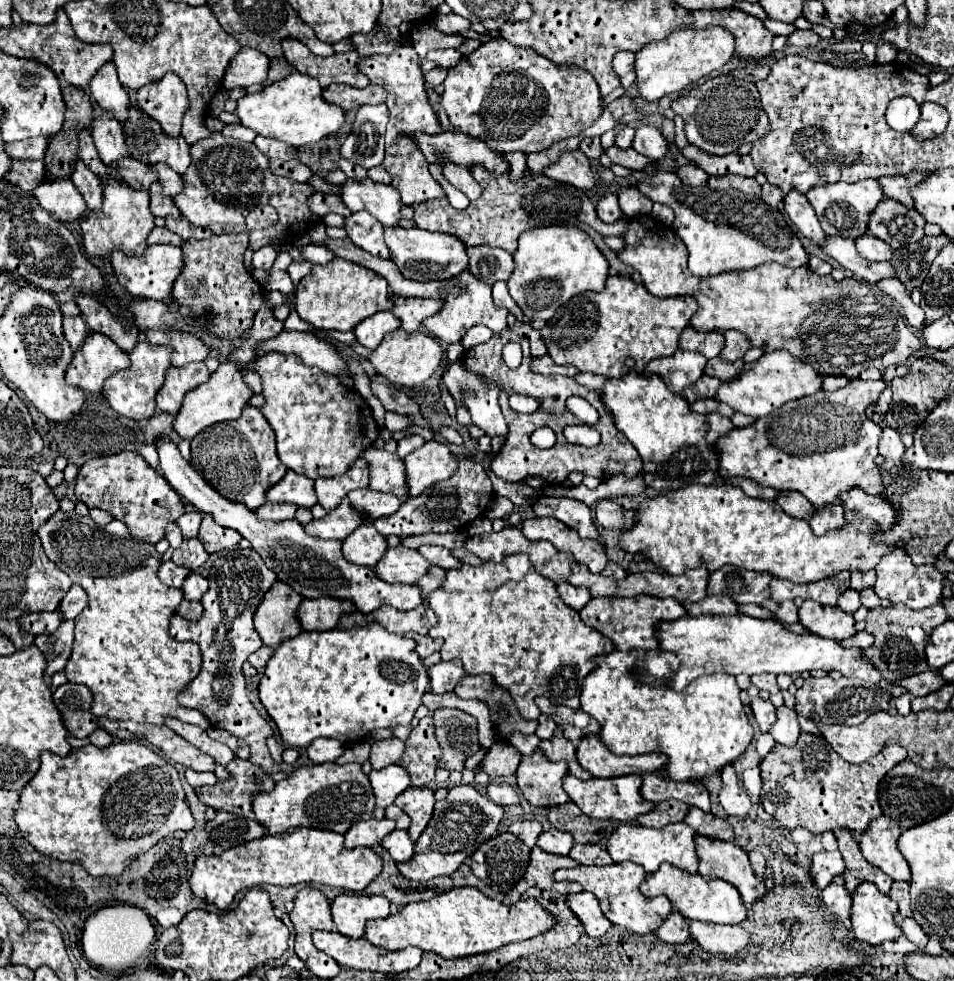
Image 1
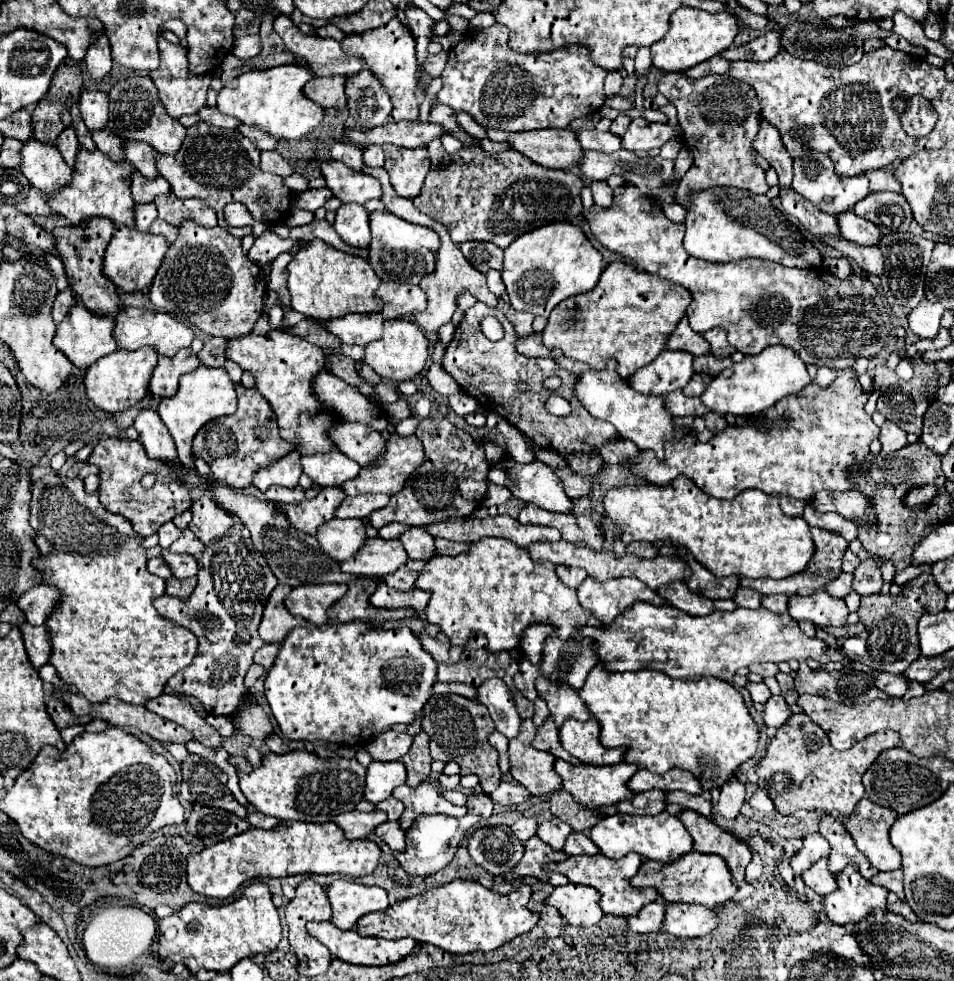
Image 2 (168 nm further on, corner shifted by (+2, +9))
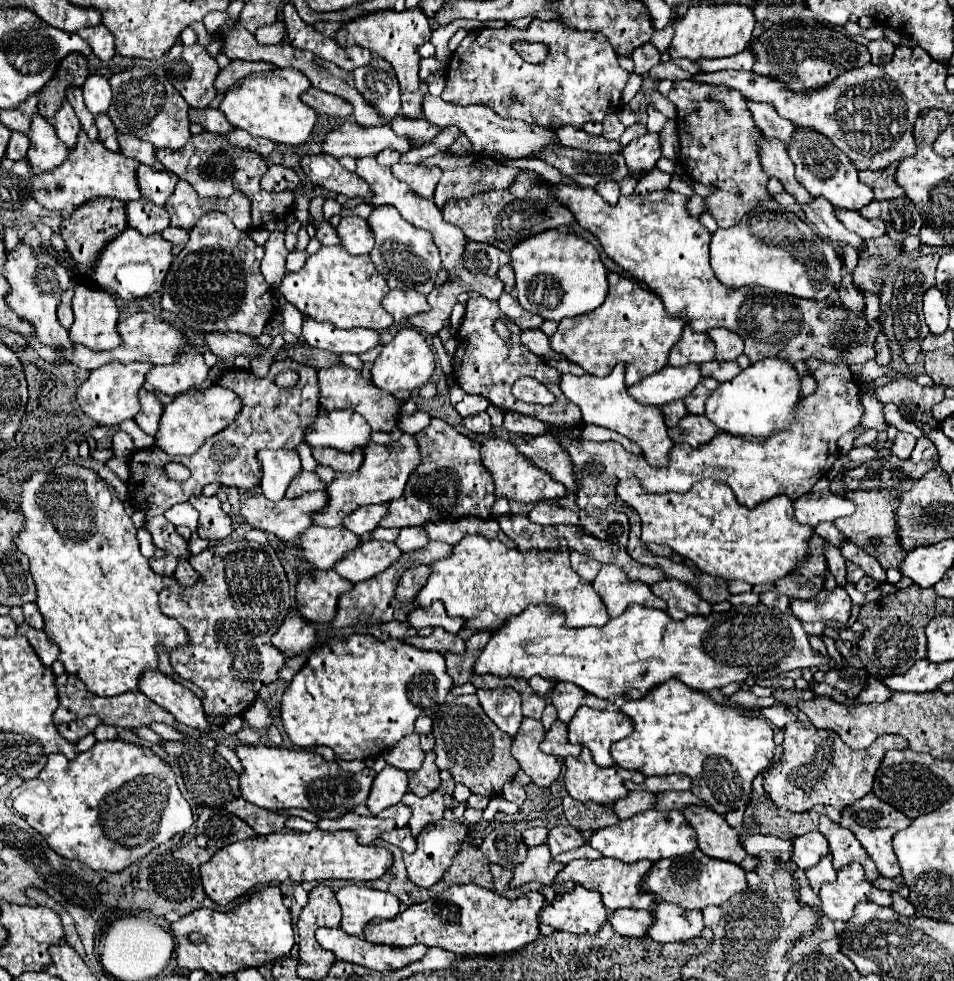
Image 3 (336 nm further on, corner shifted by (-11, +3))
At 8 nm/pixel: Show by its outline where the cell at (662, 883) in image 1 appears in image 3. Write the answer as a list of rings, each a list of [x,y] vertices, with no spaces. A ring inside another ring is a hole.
[[[693,850],[691,854],[685,854],[685,856],[665,858],[661,862],[655,862],[653,868],[645,874],[641,886],[645,892],[653,892],[661,900],[673,902],[685,910],[703,910],[705,906],[711,906],[711,904],[719,906],[735,892],[743,892],[747,888],[745,870],[725,860],[713,860],[705,856],[701,850]]]

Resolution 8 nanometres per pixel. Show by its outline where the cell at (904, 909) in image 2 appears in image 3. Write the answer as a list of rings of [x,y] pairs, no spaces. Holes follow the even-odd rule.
[[[893,892],[891,898],[893,898],[891,908],[893,908],[897,914],[903,914],[903,916],[913,916],[913,914],[915,914],[915,906],[913,906],[909,900],[901,898],[897,892]]]

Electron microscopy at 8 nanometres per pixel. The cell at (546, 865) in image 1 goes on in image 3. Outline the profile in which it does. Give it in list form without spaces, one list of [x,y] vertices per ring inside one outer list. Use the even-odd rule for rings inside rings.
[[[541,844],[537,848],[529,848],[527,850],[525,862],[521,862],[513,870],[513,882],[515,884],[541,882],[545,886],[551,886],[553,878],[557,876],[559,870],[563,870],[563,866],[557,864],[557,862],[553,862],[553,858],[549,854],[549,846]]]

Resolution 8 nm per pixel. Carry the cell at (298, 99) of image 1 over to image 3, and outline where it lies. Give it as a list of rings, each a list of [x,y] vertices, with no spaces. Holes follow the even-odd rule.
[[[275,68],[269,72],[257,72],[225,92],[223,102],[219,104],[221,112],[227,116],[229,124],[245,130],[253,136],[261,136],[273,140],[277,144],[303,144],[311,136],[311,130],[317,122],[317,114],[301,102],[301,92],[309,88],[309,80],[305,74],[293,68]]]

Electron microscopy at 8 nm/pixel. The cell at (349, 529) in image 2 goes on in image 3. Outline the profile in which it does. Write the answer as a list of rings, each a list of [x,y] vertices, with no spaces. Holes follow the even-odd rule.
[[[309,526],[309,530],[301,532],[299,540],[295,542],[295,546],[301,550],[301,558],[319,570],[333,568],[335,562],[339,562],[339,558],[343,558],[357,544],[359,536],[351,534],[345,526]]]

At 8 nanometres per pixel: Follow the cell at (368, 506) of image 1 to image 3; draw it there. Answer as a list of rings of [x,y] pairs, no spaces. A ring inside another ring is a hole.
[[[381,504],[381,506],[365,506],[361,510],[355,510],[353,514],[349,514],[349,518],[345,518],[343,526],[349,528],[353,534],[357,536],[363,536],[371,530],[375,530],[381,522],[381,518],[385,516],[385,506],[387,504]]]

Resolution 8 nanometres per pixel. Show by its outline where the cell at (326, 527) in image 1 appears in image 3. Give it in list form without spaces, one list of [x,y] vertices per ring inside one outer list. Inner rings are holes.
[[[317,490],[317,492],[307,492],[301,494],[297,498],[283,498],[279,502],[267,500],[263,494],[253,492],[247,498],[241,500],[241,508],[239,514],[245,518],[245,522],[249,522],[253,528],[259,528],[263,532],[275,534],[279,540],[285,542],[293,542],[299,538],[301,530],[307,530],[311,524],[311,514],[321,510],[321,506],[325,506],[325,490]]]

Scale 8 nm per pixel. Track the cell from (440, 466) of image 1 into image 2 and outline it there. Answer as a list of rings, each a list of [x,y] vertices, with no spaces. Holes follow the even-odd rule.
[[[396,436],[388,438],[388,448],[384,460],[376,468],[362,468],[356,480],[344,484],[344,492],[348,496],[366,494],[366,492],[382,492],[382,494],[398,494],[408,476],[422,466],[426,460],[424,446],[416,436]]]

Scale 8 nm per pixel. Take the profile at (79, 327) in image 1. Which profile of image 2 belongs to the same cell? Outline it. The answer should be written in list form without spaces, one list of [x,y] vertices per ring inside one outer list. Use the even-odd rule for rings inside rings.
[[[68,288],[68,290],[64,290],[64,292],[60,292],[58,296],[56,296],[56,300],[54,300],[54,308],[52,308],[52,316],[54,316],[54,322],[56,324],[60,324],[66,316],[68,316],[68,312],[70,312],[70,308],[76,304],[76,296],[74,296],[74,292]]]

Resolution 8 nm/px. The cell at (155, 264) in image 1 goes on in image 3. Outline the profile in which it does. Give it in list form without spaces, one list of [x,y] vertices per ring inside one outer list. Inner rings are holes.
[[[125,228],[121,234],[117,234],[103,246],[97,260],[93,262],[89,278],[123,300],[145,298],[161,288],[171,266],[171,260],[173,260],[171,244],[161,234],[143,236],[133,228]]]

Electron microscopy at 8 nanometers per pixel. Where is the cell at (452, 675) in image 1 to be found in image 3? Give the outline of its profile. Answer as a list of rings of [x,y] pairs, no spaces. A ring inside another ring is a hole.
[[[435,628],[431,632],[431,636],[425,638],[425,642],[429,642],[427,646],[435,646],[439,652],[443,652],[443,650],[449,650],[449,652],[465,650],[465,642],[457,634],[451,634],[451,632],[441,630],[441,628]]]

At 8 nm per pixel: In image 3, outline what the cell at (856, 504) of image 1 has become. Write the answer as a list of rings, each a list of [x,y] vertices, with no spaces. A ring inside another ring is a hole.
[[[793,502],[795,518],[801,524],[815,528],[821,522],[833,522],[841,516],[849,516],[855,512],[853,502]]]

